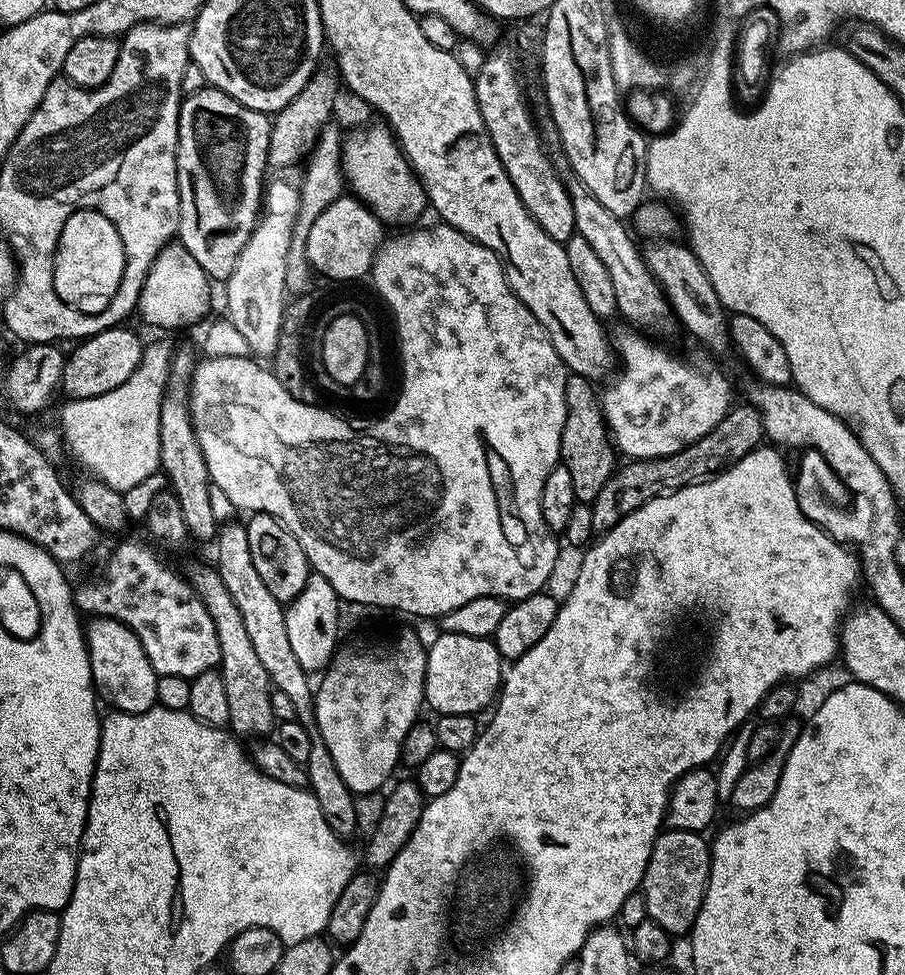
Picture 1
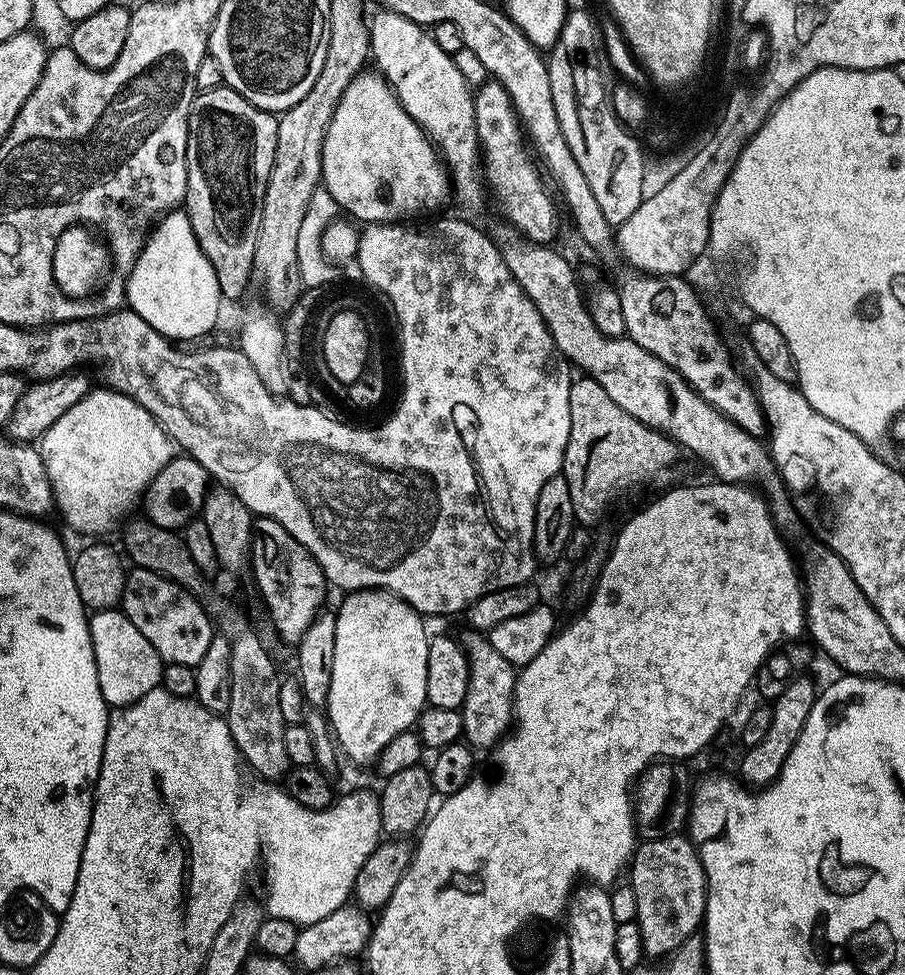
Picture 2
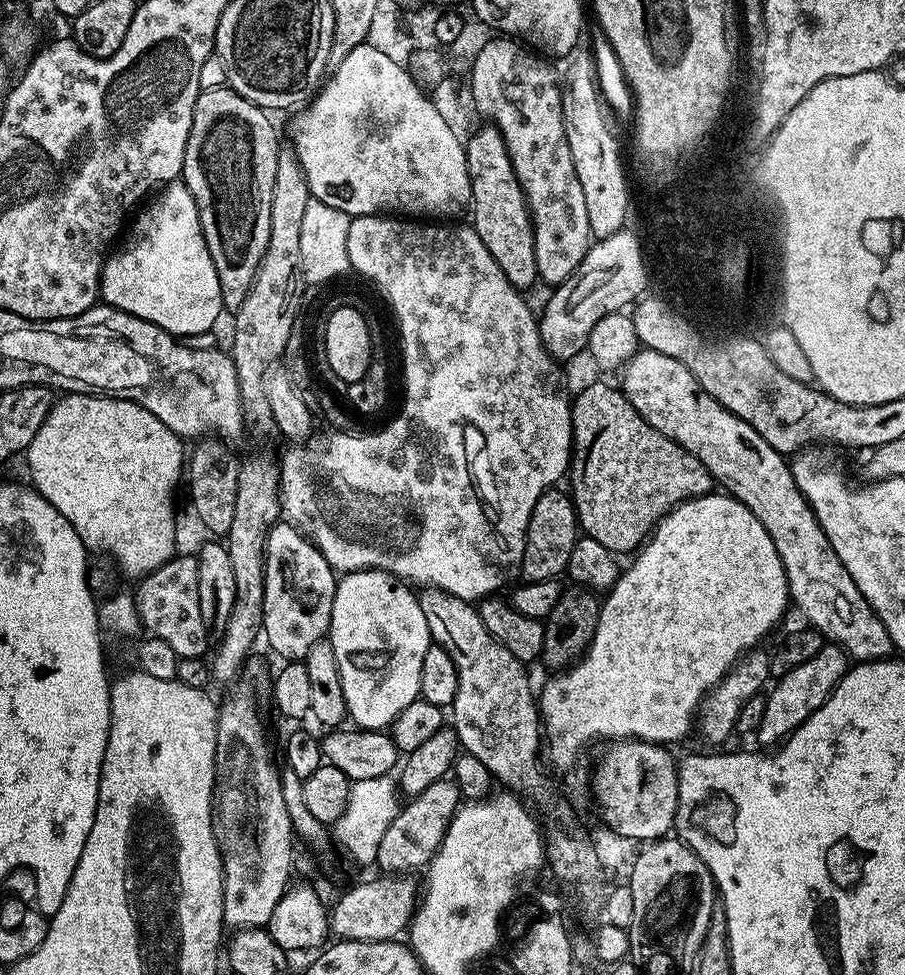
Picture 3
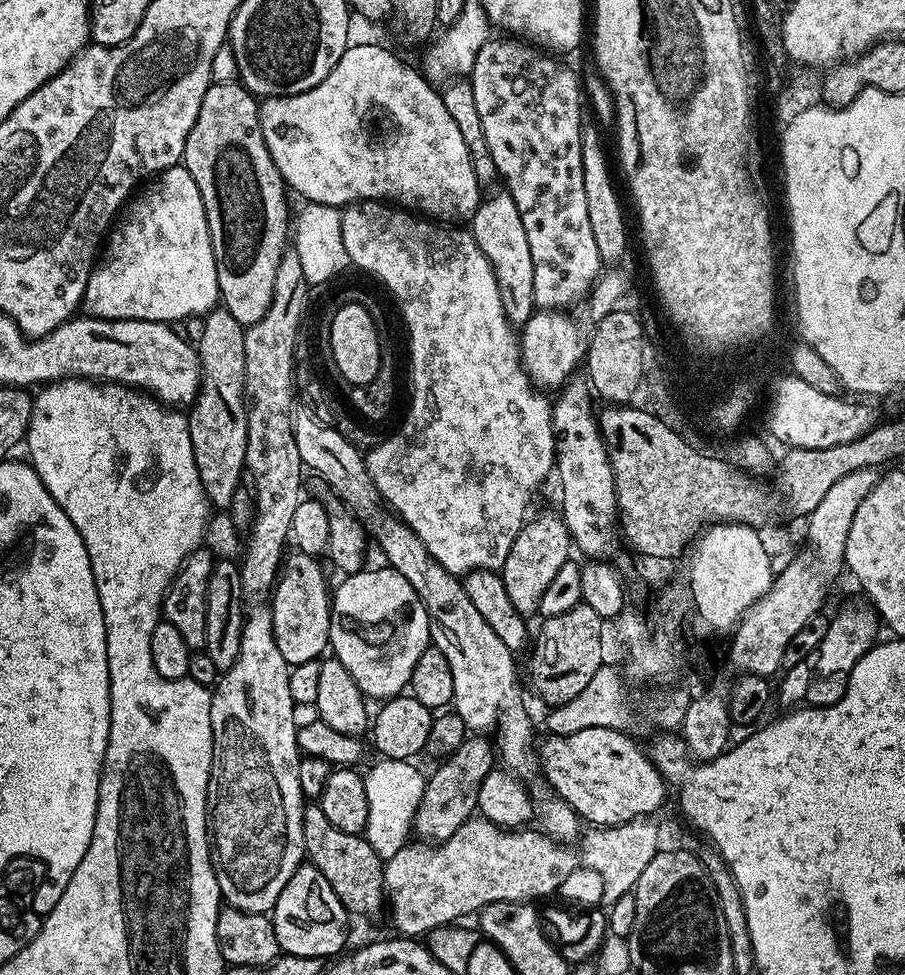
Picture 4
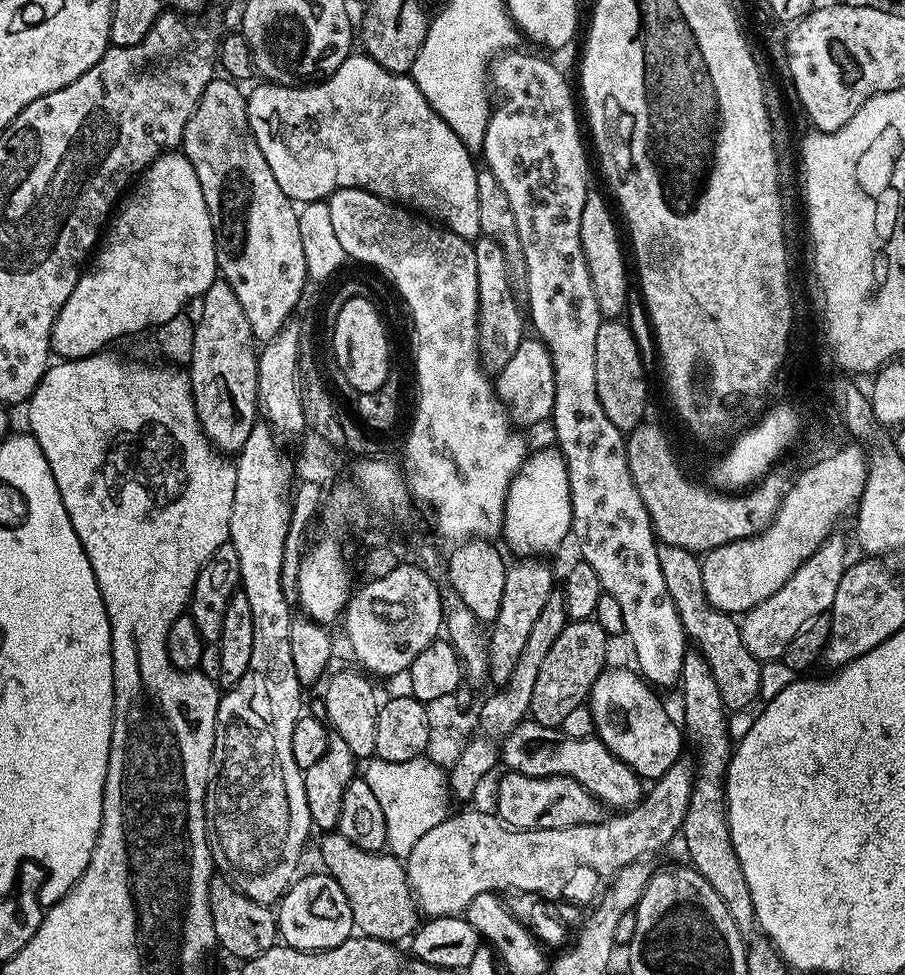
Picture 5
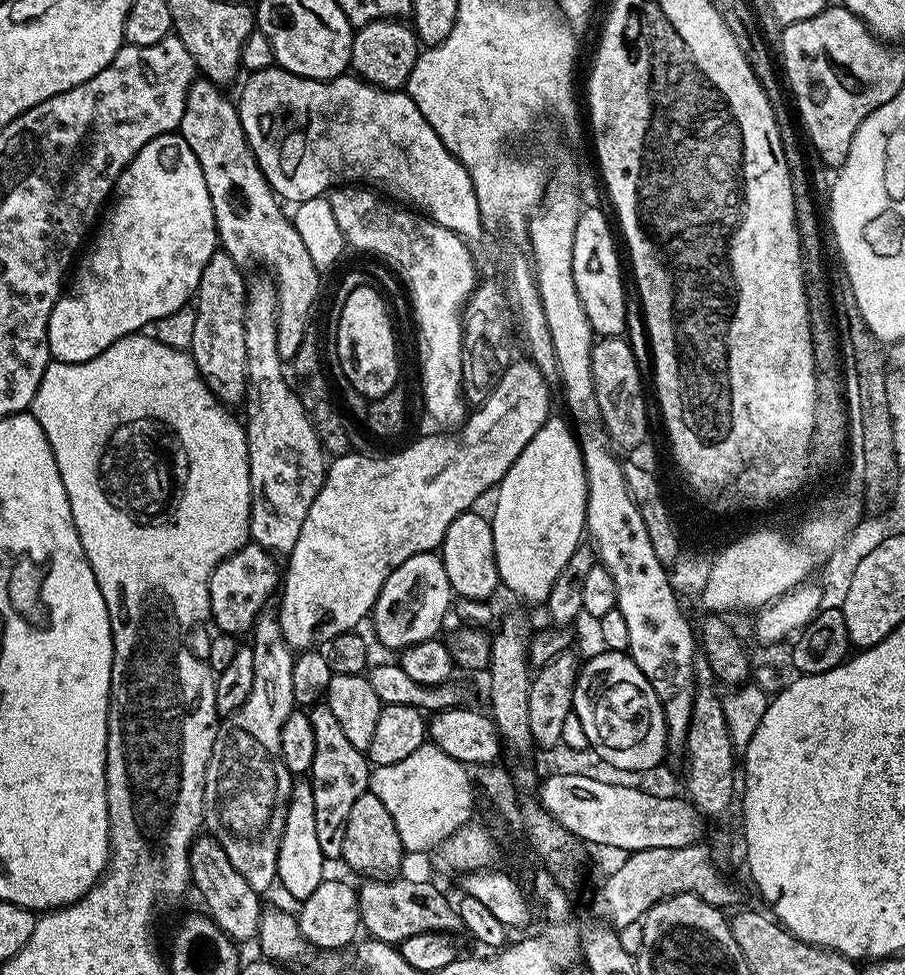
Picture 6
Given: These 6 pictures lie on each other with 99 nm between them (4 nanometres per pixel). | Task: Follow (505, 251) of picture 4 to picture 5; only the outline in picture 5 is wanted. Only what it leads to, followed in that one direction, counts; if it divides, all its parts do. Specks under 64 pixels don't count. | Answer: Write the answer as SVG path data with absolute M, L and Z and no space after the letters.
M480 238L475 241L474 266L478 266L478 302L480 303L480 337L478 338L478 346L480 347L482 363L485 369L489 373L498 374L504 369L506 362L510 362L514 350L518 350L518 346L526 339L526 312L522 307L521 301L520 304L516 301L517 289L512 283L510 270L507 269L506 254L503 253L503 248L498 241L487 238Z

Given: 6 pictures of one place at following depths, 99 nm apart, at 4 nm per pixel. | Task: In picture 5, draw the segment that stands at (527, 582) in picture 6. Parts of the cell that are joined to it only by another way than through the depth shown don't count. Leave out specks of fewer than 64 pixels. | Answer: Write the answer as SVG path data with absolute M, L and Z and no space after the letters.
M549 446L541 452L533 451L525 460L516 477L512 480L506 494L504 507L504 530L502 540L505 540L520 558L544 558L547 552L556 552L564 539L569 539L572 531L572 499L570 498L570 478L564 456L555 447Z

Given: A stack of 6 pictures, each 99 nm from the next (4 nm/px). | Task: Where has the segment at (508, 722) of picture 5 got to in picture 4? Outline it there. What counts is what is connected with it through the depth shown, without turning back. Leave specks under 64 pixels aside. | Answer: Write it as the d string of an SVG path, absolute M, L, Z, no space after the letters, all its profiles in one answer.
M472 734L447 759L441 759L427 777L422 802L418 802L416 816L412 820L415 835L424 842L439 842L450 838L458 826L473 819L477 811L478 790L482 778L494 770L494 744L480 734Z

